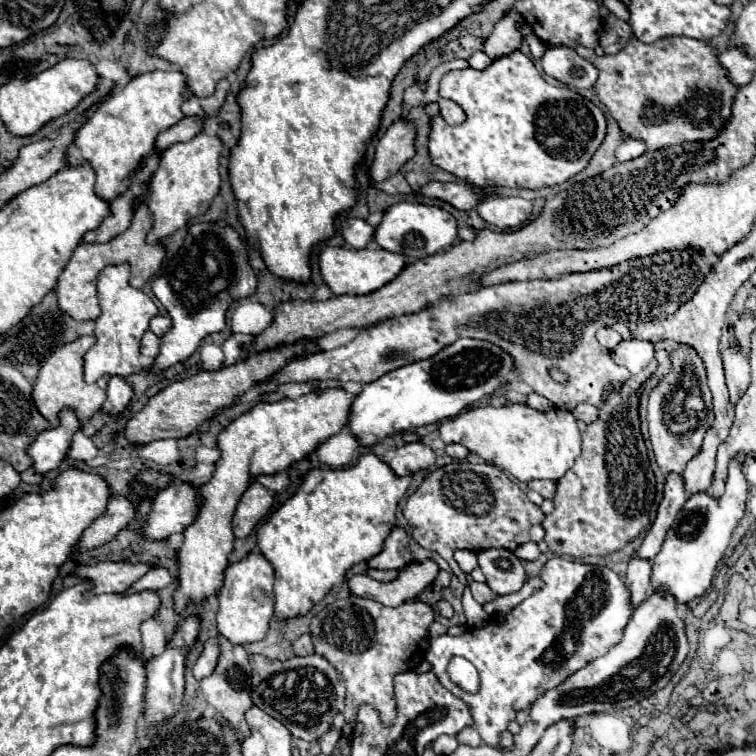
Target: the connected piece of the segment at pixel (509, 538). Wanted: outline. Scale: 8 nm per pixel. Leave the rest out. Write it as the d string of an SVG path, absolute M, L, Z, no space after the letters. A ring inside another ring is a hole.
M451 462L431 470L423 484L407 498L403 514L413 526L411 534L415 542L425 550L441 554L465 586L467 582L463 574L459 574L459 564L453 564L457 550L465 548L475 553L489 548L515 550L529 542L529 528L541 524L545 518L541 508L533 504L501 468L471 462Z

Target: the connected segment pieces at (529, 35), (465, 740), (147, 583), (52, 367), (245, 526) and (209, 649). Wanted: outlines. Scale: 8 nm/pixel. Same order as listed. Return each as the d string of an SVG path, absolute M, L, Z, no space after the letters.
M523 24L521 26L521 32L523 32L523 36L525 36L525 40L529 42L529 48L531 48L531 54L533 54L533 58L535 60L539 60L543 54L545 54L545 50L547 50L547 46L537 38L537 36L533 36L533 32L531 32L531 28L527 26L527 24Z
M472 726L465 727L459 734L457 734L459 744L465 744L471 747L477 747L481 744L481 737L479 733Z
M153 568L153 570L149 570L143 578L139 578L139 580L127 590L127 594L139 592L139 590L147 590L147 588L161 590L161 588L169 586L171 582L173 582L173 576L171 576L165 568Z
M81 336L75 342L69 342L61 348L57 348L49 360L41 366L37 382L33 386L33 400L39 412L55 426L59 422L59 410L61 408L75 408L77 416L81 420L91 418L105 400L105 388L107 388L107 376L97 380L95 384L87 384L83 380L83 356L85 352L95 344L95 336Z
M259 482L251 484L241 496L235 516L233 516L233 534L237 538L247 538L255 524L269 512L273 506L273 492L261 486Z
M209 638L203 644L203 652L197 658L195 666L193 666L193 674L197 680L203 680L205 676L209 676L215 670L215 664L219 660L219 640L217 638Z

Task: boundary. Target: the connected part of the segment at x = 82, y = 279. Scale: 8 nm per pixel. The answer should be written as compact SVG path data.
M139 204L139 208L135 210L133 222L131 226L119 234L117 238L113 238L107 244L79 244L69 260L69 264L65 266L65 270L59 276L57 282L57 294L59 294L59 308L65 310L69 316L73 316L75 320L91 320L99 316L99 302L97 302L97 276L105 266L111 264L123 264L123 262L133 262L133 256L143 256L143 262L147 262L147 280L151 276L157 274L157 270L161 268L161 262L165 260L165 246L161 242L157 244L147 244L147 232L151 230L153 224L153 216L151 210L147 208L147 204Z

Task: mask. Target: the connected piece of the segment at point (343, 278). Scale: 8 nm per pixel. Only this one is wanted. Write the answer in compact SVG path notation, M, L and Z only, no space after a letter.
M323 248L321 250L321 276L325 284L339 296L339 294L369 294L385 286L387 282L395 280L397 274L407 266L407 256L399 256L395 252L387 252L383 248Z

